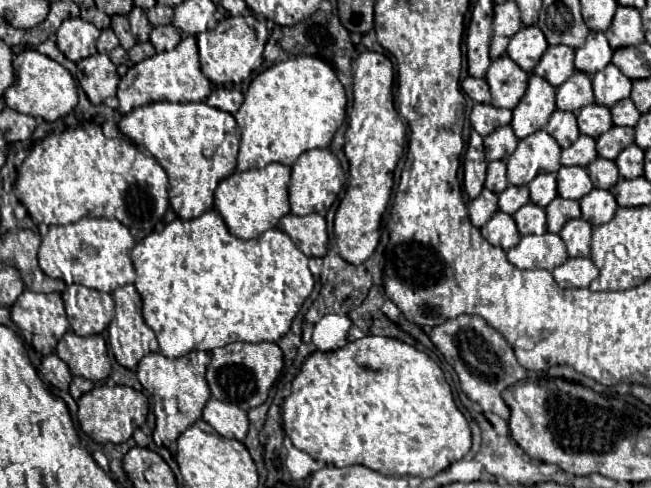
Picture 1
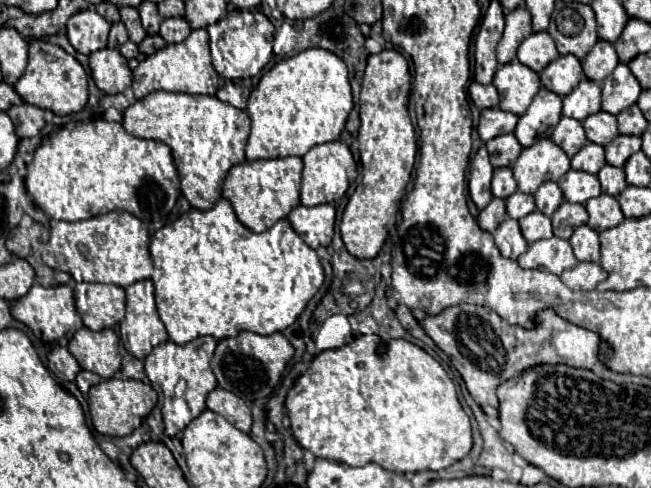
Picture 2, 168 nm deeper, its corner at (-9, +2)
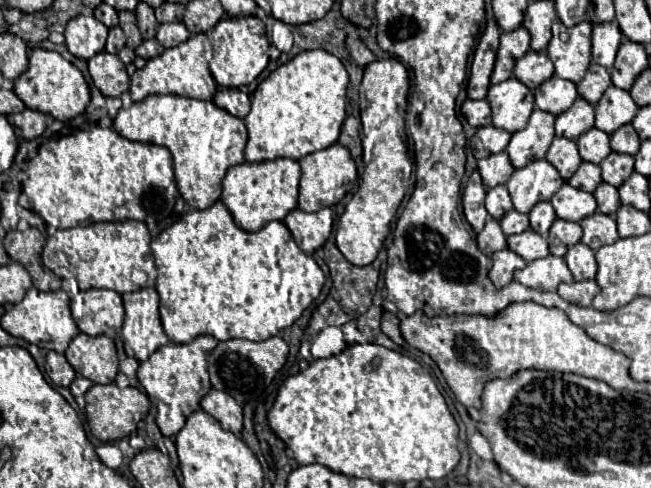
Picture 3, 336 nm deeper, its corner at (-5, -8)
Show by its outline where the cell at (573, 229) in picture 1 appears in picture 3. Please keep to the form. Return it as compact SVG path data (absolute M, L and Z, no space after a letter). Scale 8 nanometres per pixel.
M576 243L574 247L570 247L564 259L566 259L568 269L572 271L576 281L584 281L584 279L594 279L596 277L594 251L590 247L586 247L584 243Z

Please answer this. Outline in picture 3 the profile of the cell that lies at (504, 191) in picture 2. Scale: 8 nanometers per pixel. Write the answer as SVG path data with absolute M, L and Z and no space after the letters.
M504 185L498 187L490 187L486 193L486 209L494 219L502 219L504 213L508 213L512 209L512 199L510 193Z

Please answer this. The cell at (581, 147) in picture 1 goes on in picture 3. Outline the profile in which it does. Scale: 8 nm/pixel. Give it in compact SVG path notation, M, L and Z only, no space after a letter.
M582 163L582 165L578 167L578 171L572 175L572 179L570 179L568 183L570 183L572 187L576 187L576 189L594 193L594 189L602 183L600 167L594 165L594 163Z

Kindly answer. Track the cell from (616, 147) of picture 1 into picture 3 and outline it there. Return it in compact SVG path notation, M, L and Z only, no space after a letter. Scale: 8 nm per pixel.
M610 153L602 163L602 179L614 187L620 187L628 175L634 171L634 157L632 155L622 155L622 153Z

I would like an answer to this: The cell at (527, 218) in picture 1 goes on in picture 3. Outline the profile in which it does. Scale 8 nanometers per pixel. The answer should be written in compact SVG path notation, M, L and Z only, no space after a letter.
M524 231L520 235L510 235L508 237L508 249L516 251L524 261L534 261L540 257L548 255L548 243L542 235L534 231Z

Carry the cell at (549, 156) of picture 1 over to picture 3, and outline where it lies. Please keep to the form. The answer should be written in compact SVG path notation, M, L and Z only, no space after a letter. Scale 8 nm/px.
M540 159L516 169L506 187L510 191L514 209L520 213L530 213L536 203L550 201L562 183L560 173L546 159Z

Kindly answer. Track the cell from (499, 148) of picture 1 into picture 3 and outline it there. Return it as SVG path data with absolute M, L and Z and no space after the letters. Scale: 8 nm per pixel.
M496 153L478 161L478 173L486 187L496 187L496 185L504 185L510 179L514 167L506 153Z

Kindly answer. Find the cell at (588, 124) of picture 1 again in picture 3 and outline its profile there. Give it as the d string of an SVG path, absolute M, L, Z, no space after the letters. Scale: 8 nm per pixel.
M600 129L586 131L584 135L580 135L580 139L576 141L576 145L578 145L582 161L596 163L596 165L604 157L608 157L612 153L612 149L610 149L610 137L604 131L600 131Z

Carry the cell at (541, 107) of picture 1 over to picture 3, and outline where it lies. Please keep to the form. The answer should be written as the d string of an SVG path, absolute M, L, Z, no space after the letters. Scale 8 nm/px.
M534 109L526 129L512 135L506 153L514 169L526 167L536 159L544 159L554 139L554 117L546 111Z

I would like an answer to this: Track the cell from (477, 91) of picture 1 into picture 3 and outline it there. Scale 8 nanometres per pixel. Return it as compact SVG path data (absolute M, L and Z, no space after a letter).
M464 101L462 105L462 115L466 117L466 121L472 125L472 127L486 127L492 123L492 117L490 117L490 105L488 101Z

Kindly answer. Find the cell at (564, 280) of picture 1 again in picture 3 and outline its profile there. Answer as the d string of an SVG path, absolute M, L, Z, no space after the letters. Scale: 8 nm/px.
M576 281L576 283L562 283L558 287L558 295L574 305L590 307L592 299L600 293L600 287L596 281Z

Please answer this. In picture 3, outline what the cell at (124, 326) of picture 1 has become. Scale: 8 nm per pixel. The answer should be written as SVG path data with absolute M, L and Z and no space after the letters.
M144 287L140 291L124 293L124 325L122 341L130 357L146 361L158 347L168 345L170 339L162 329L158 313L158 291L154 287Z

